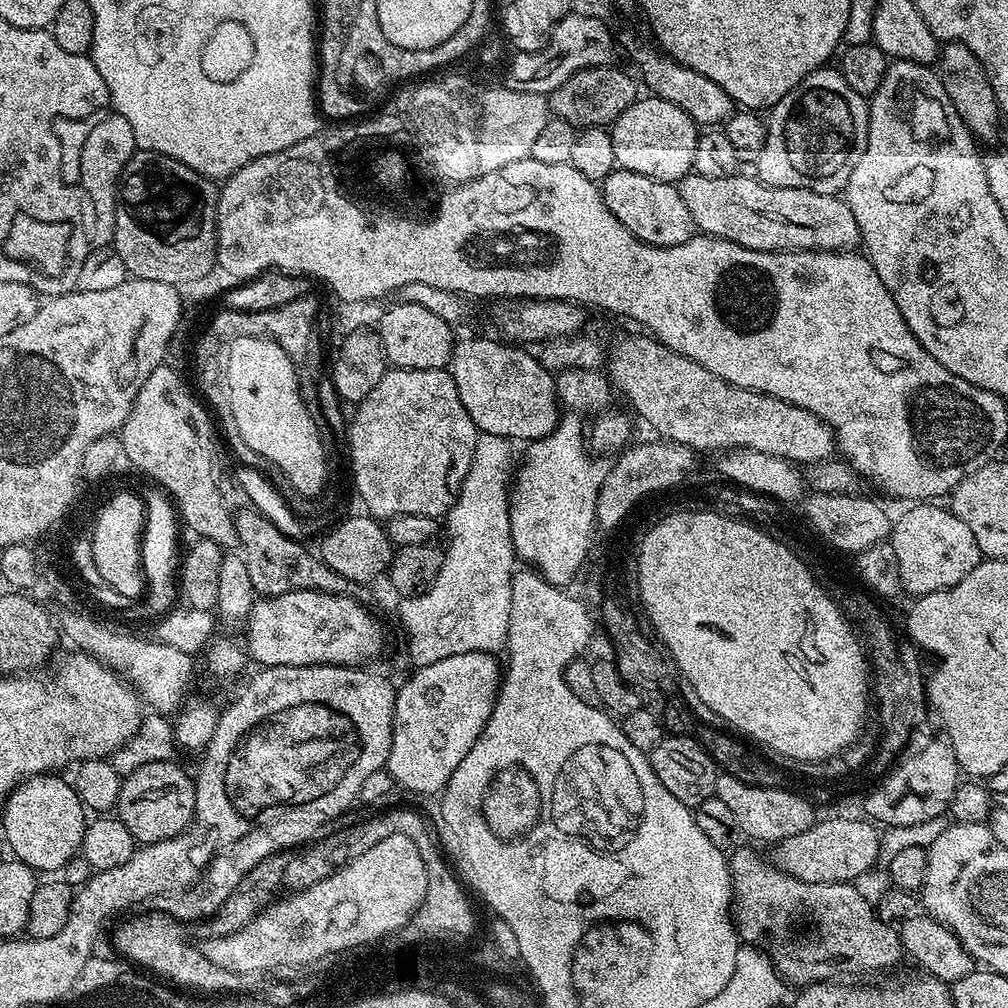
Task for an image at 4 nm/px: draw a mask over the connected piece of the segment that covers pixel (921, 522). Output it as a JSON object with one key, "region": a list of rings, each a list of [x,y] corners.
{"region":[[[916,502],[899,521],[893,523],[890,533],[890,543],[897,554],[898,570],[903,591],[909,592],[909,597],[925,596],[934,590],[946,590],[974,566],[978,566],[982,553],[978,542],[974,542],[974,534],[962,518],[958,518],[947,507],[939,508],[936,502]]]}

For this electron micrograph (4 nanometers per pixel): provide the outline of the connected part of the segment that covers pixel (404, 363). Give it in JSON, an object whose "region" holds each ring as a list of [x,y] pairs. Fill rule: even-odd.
{"region":[[[399,302],[393,303],[393,305],[393,308],[388,308],[381,314],[380,328],[378,327],[378,335],[384,347],[385,361],[393,368],[409,368],[410,370],[447,369],[452,363],[453,325],[442,322],[442,318],[438,318],[438,314],[430,314],[430,310],[425,310],[422,306],[401,304]]]}

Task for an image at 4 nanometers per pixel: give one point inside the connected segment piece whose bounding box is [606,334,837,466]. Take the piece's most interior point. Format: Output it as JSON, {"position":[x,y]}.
{"position":[685,404]}

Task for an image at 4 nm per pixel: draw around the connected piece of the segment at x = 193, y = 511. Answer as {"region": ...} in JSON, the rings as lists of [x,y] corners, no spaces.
{"region":[[[153,368],[138,390],[132,412],[118,435],[128,455],[128,464],[157,480],[156,484],[170,497],[183,527],[188,527],[193,537],[214,542],[222,550],[236,550],[240,547],[236,518],[212,473],[212,451],[216,448],[212,441],[214,424],[209,409],[197,400],[174,369]]]}

